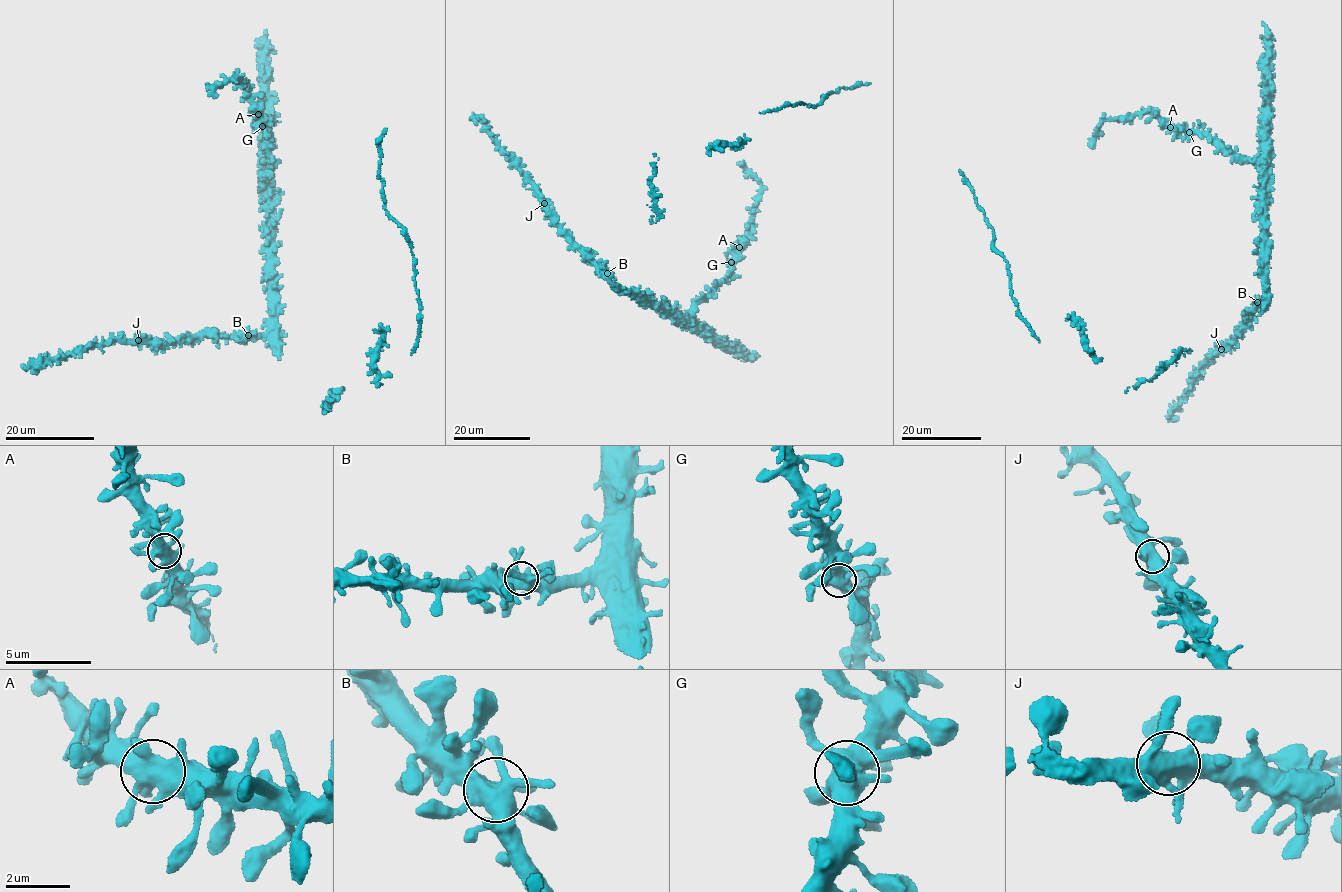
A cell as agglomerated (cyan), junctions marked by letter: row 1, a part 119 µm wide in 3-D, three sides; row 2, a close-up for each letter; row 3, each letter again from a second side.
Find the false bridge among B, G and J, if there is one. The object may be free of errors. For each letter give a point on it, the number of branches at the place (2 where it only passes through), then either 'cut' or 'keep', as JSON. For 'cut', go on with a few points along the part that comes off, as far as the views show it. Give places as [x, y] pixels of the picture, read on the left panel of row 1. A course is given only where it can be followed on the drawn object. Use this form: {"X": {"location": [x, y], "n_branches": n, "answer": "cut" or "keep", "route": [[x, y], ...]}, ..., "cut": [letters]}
{"B": {"location": [248, 335], "n_branches": 8, "answer": "keep"}, "G": {"location": [262, 126], "n_branches": 9, "answer": "keep"}, "J": {"location": [138, 340], "n_branches": 6, "answer": "keep"}, "cut": []}

